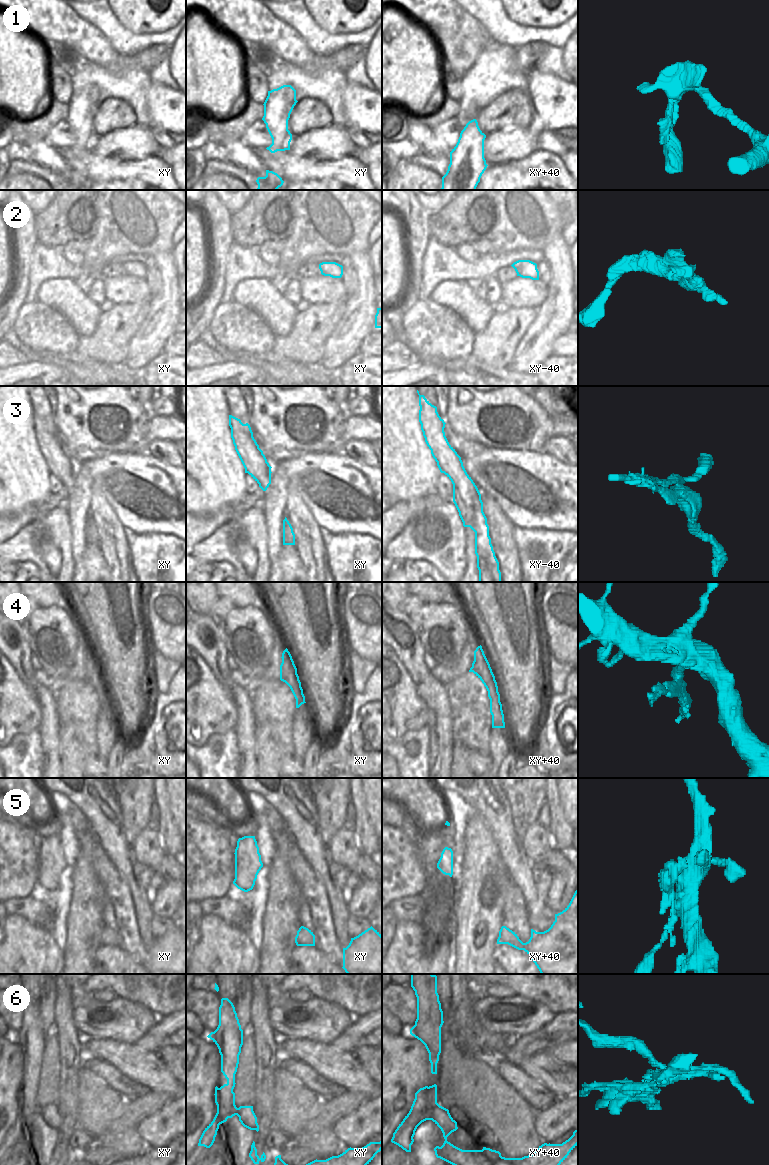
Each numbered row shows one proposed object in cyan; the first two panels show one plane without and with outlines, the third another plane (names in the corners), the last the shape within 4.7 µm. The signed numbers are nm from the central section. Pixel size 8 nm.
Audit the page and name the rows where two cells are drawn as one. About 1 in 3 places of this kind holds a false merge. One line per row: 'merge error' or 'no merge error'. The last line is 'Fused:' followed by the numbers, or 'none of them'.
1: no merge error
2: no merge error
3: merge error
4: merge error
5: no merge error
6: merge error
Fused: 3, 4, 6

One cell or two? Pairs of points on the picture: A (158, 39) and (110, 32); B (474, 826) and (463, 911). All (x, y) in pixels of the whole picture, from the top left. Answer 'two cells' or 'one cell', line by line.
A: one cell
B: one cell

